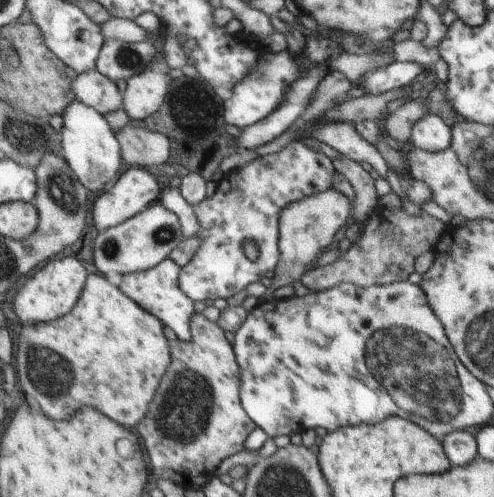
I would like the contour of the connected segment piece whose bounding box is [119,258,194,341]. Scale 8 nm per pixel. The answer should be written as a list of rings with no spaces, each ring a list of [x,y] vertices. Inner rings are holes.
[[[166,258],[148,270],[123,274],[119,287],[142,310],[152,313],[161,323],[169,326],[180,340],[189,341],[190,317],[194,314],[194,301],[190,300],[179,287],[180,271],[181,268],[172,259]]]

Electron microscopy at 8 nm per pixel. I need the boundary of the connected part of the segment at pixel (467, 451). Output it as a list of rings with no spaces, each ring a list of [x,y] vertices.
[[[454,429],[441,443],[452,467],[467,465],[478,455],[475,436],[468,430]]]

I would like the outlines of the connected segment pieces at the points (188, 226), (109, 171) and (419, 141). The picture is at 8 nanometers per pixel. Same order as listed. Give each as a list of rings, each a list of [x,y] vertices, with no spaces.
[[[164,182],[159,194],[159,201],[168,210],[178,215],[185,239],[199,232],[197,216],[193,211],[193,206],[190,206],[184,200],[179,188],[170,187]]]
[[[74,100],[64,109],[60,134],[60,154],[66,159],[76,178],[92,192],[100,192],[106,182],[112,183],[123,162],[118,139],[101,112],[82,101]]]
[[[430,113],[422,117],[411,130],[412,144],[429,153],[439,153],[446,150],[452,142],[451,127],[441,118]]]

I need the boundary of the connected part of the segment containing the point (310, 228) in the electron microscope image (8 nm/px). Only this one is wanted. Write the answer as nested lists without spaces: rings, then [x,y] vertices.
[[[332,186],[287,204],[279,212],[280,260],[273,274],[269,275],[273,288],[293,284],[295,280],[302,282],[302,276],[310,274],[312,269],[306,266],[310,266],[310,262],[318,259],[322,255],[322,250],[330,246],[337,230],[340,230],[348,220],[351,208],[348,197]]]

